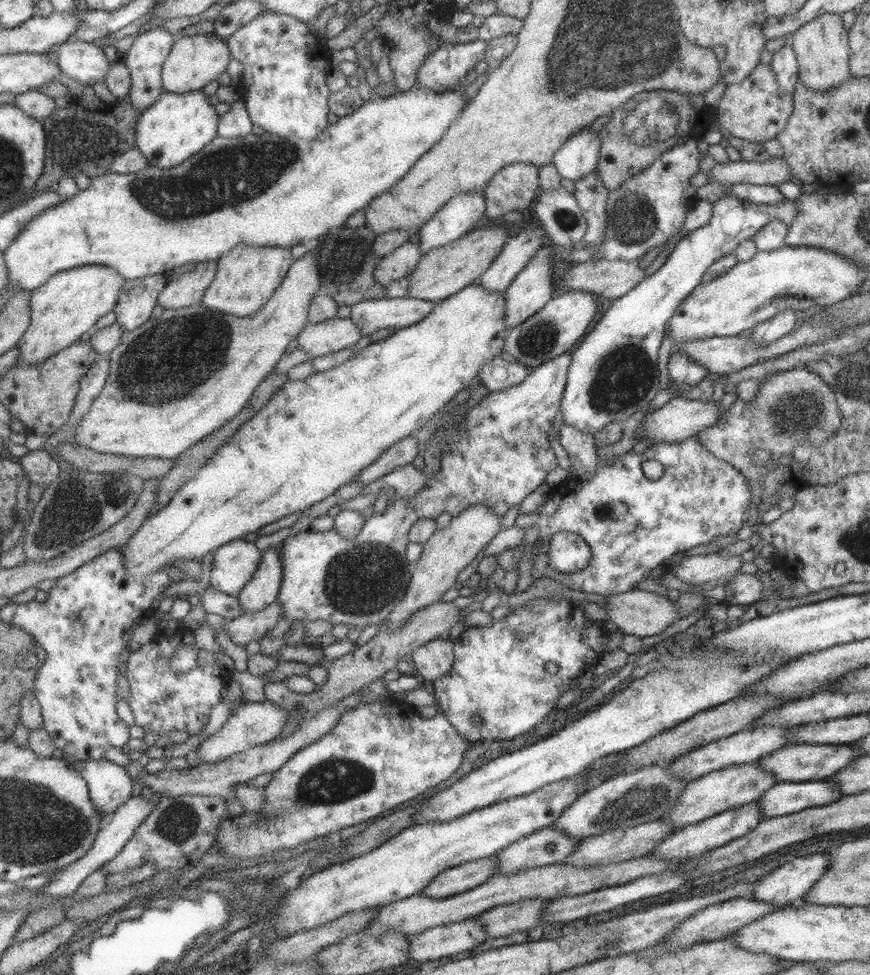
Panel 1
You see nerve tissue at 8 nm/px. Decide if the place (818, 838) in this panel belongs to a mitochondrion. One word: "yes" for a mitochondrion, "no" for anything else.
no

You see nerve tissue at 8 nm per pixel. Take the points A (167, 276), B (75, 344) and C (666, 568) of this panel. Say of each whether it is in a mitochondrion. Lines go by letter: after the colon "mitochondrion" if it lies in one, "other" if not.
A: other
B: other
C: other

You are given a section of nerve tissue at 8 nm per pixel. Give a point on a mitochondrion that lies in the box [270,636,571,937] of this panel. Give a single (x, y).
(331, 781)

